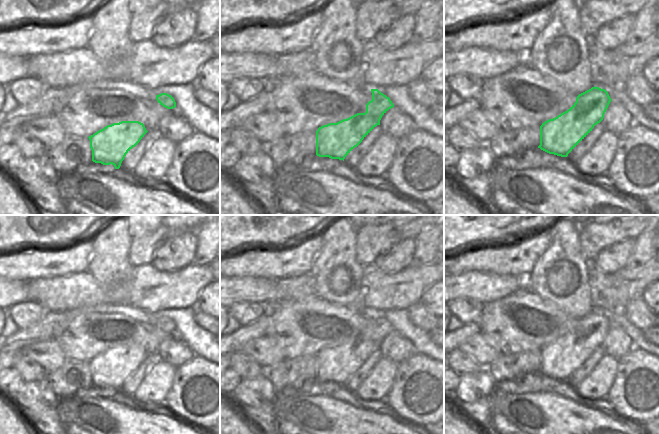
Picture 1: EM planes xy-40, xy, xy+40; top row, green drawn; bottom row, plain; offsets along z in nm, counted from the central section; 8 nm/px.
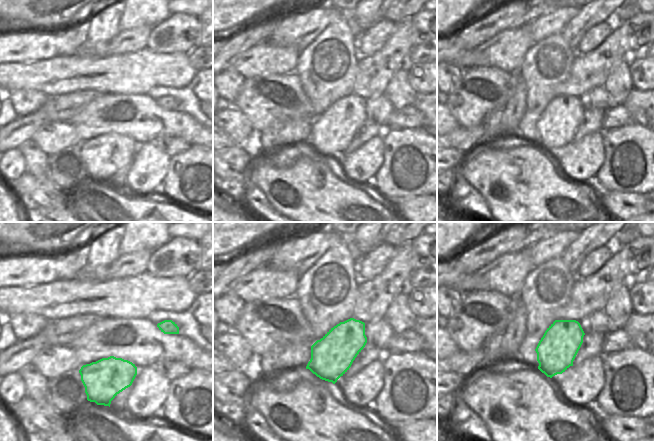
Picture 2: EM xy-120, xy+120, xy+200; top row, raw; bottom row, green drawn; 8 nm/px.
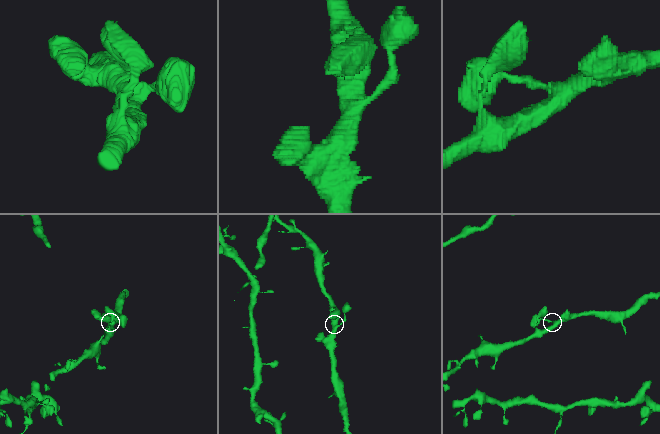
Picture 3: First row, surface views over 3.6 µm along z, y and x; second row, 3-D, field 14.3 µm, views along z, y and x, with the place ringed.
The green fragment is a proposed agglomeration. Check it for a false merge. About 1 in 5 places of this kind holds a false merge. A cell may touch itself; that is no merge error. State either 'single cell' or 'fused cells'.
single cell

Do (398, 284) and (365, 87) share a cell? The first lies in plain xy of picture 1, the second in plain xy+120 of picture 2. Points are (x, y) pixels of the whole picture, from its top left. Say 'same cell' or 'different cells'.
different cells

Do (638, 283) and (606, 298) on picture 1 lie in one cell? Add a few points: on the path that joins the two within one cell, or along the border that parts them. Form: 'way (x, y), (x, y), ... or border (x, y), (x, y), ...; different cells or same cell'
way (630, 289), (614, 296); same cell

